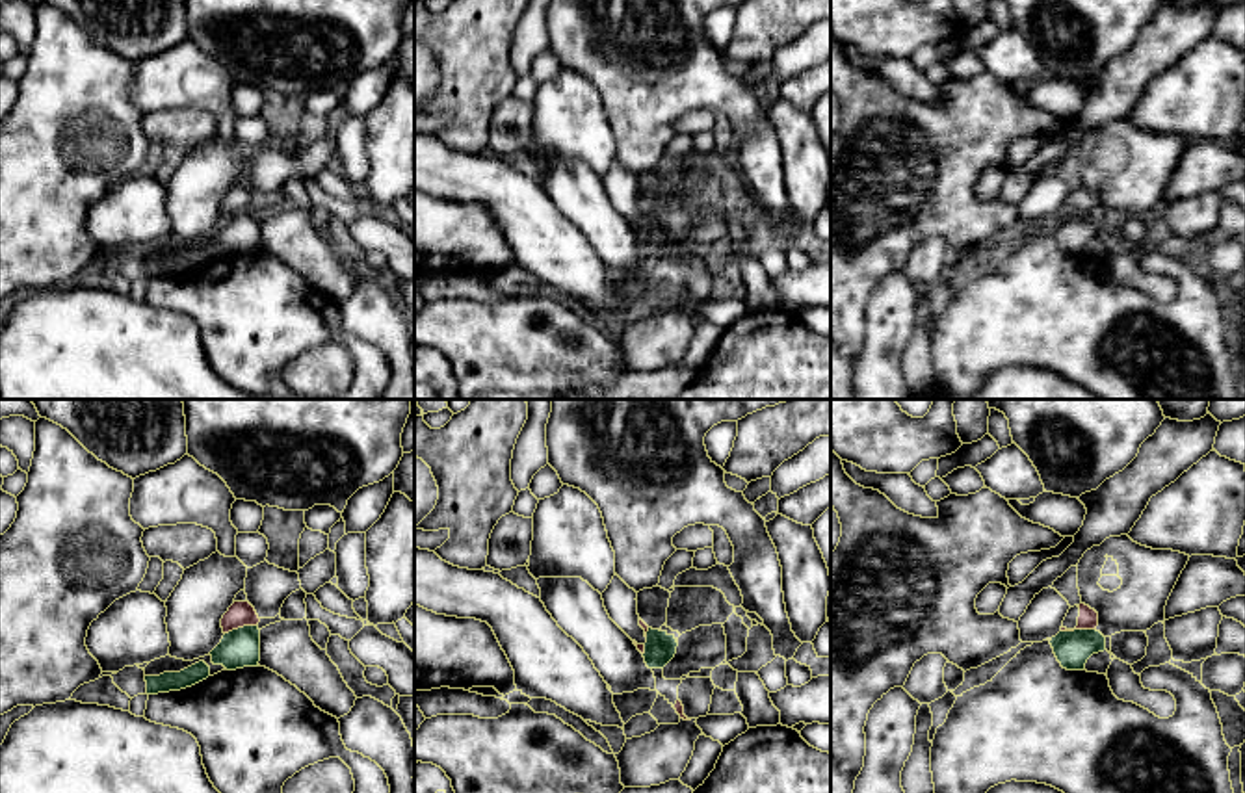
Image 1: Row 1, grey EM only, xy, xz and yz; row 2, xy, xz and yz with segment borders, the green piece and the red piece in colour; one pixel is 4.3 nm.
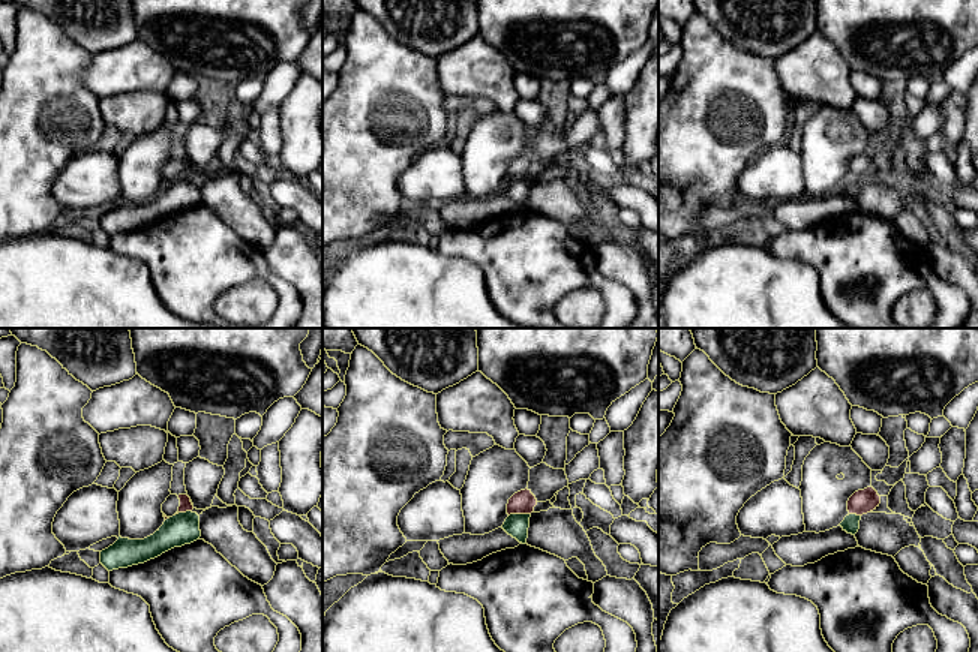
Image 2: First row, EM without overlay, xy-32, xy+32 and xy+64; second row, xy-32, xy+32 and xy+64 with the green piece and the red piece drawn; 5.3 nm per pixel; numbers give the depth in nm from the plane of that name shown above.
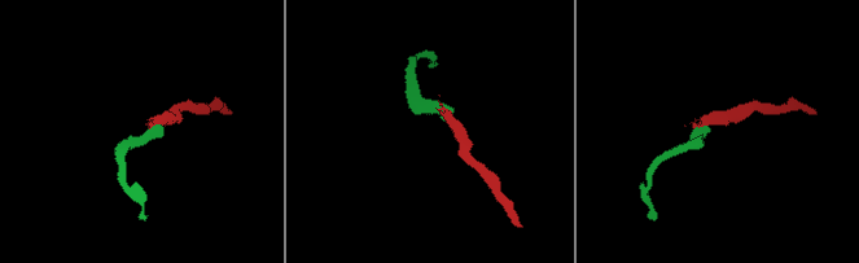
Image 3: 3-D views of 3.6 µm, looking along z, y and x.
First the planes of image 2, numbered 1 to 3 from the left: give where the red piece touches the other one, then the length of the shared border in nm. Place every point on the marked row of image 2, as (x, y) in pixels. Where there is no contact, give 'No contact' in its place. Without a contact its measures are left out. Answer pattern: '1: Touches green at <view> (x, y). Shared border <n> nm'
1: Touches green at xy-32 (182, 513). Shared border 100 nm
2: Touches green at xy+32 (519, 514). Shared border 120 nm
3: Touches green at xy+64 (855, 514). Shared border 70 nm

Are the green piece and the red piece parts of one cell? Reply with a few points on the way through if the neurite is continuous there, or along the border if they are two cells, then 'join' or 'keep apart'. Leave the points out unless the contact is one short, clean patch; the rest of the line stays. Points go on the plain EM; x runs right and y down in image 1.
border yz (1095, 212), (1061, 216); keep apart

